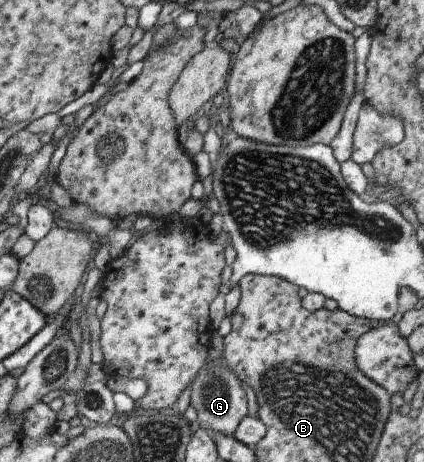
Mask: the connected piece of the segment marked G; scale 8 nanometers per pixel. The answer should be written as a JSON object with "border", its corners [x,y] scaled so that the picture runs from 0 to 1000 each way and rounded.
{"border":[[[526,773],[498,784],[488,777],[481,794],[448,825],[448,868],[462,885],[474,926],[483,926],[493,937],[547,942],[568,909],[585,898],[583,857],[566,829],[557,807],[528,786]]]}

